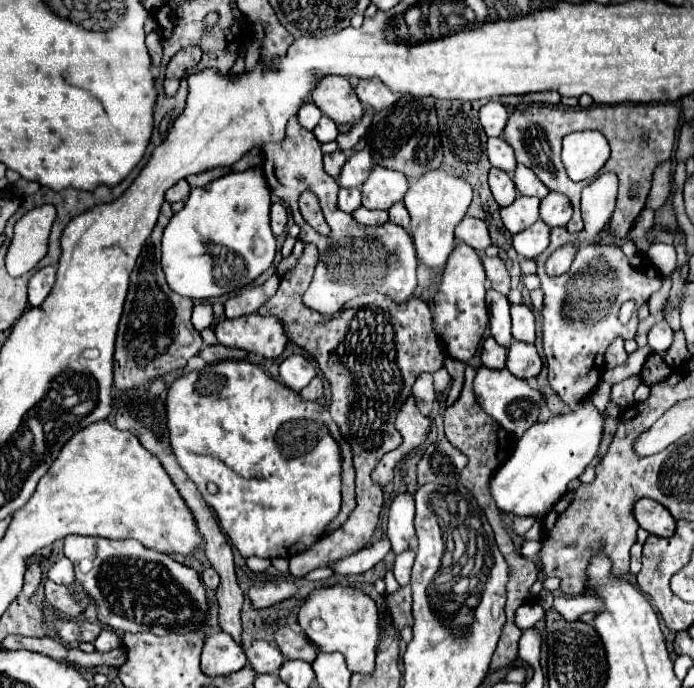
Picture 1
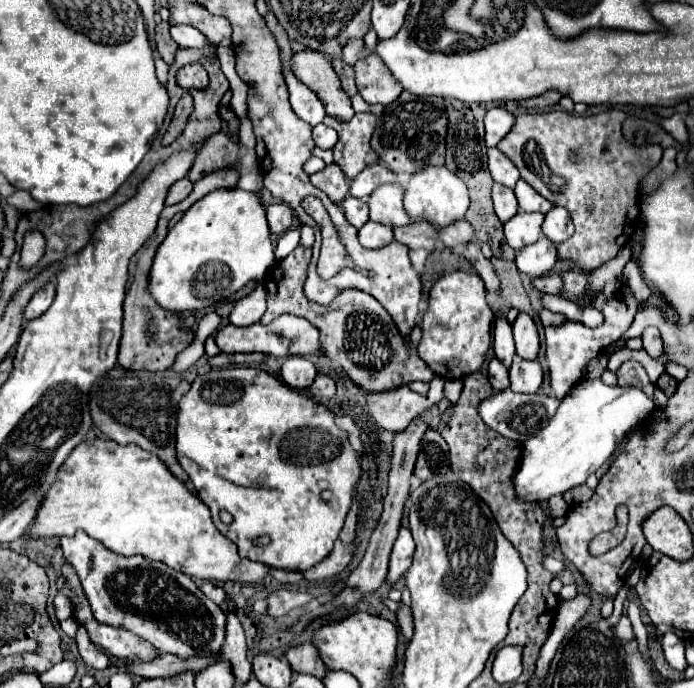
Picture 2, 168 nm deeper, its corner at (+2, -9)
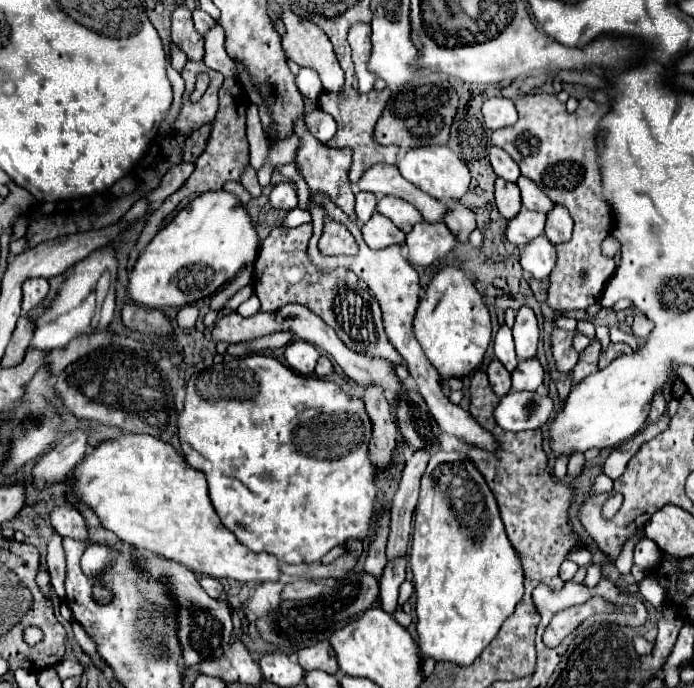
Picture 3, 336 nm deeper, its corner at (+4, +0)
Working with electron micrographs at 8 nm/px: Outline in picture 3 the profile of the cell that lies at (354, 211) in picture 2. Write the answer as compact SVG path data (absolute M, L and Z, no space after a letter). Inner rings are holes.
M358 192L356 194L356 216L360 222L368 222L370 216L376 212L376 196L372 192Z

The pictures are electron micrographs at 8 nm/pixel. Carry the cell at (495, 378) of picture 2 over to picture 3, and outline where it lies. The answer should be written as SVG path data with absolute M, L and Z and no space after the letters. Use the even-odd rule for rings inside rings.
M492 360L488 364L488 378L490 378L490 384L492 384L492 390L502 398L506 396L510 390L512 390L512 382L510 382L510 372L502 366L500 360Z

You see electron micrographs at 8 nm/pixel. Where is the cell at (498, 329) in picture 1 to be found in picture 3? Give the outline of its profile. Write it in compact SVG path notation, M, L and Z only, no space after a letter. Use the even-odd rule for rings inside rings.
M500 326L496 338L494 338L494 352L496 358L506 366L508 372L512 372L518 364L516 352L514 352L514 340L512 340L512 330L508 326Z

